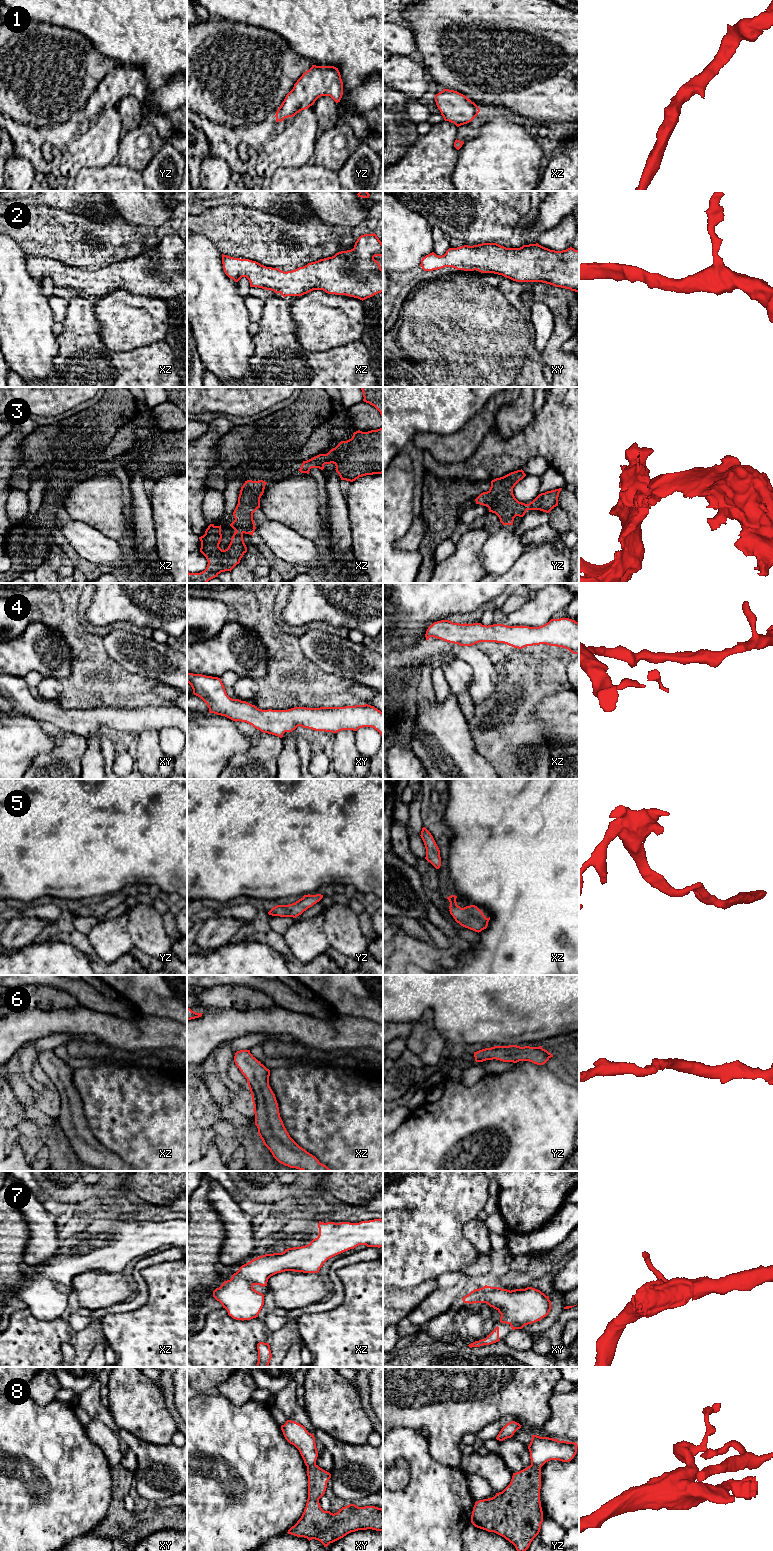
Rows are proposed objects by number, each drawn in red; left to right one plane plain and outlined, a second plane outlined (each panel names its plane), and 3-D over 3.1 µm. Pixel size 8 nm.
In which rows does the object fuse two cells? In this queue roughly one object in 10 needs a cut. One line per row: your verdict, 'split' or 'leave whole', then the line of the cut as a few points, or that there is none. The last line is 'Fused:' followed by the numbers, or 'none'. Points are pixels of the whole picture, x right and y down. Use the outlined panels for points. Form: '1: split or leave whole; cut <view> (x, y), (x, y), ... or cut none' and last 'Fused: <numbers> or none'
1: leave whole; cut none
2: leave whole; cut none
3: leave whole; cut none
4: leave whole; cut none
5: leave whole; cut none
6: leave whole; cut none
7: leave whole; cut none
8: split; cut yz (531, 1464), (540, 1467)
Fused: 8

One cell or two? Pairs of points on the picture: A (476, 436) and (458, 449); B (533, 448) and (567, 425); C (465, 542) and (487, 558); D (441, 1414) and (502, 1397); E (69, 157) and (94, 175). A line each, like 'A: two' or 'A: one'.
A: one
B: one
C: two
D: one
E: two

